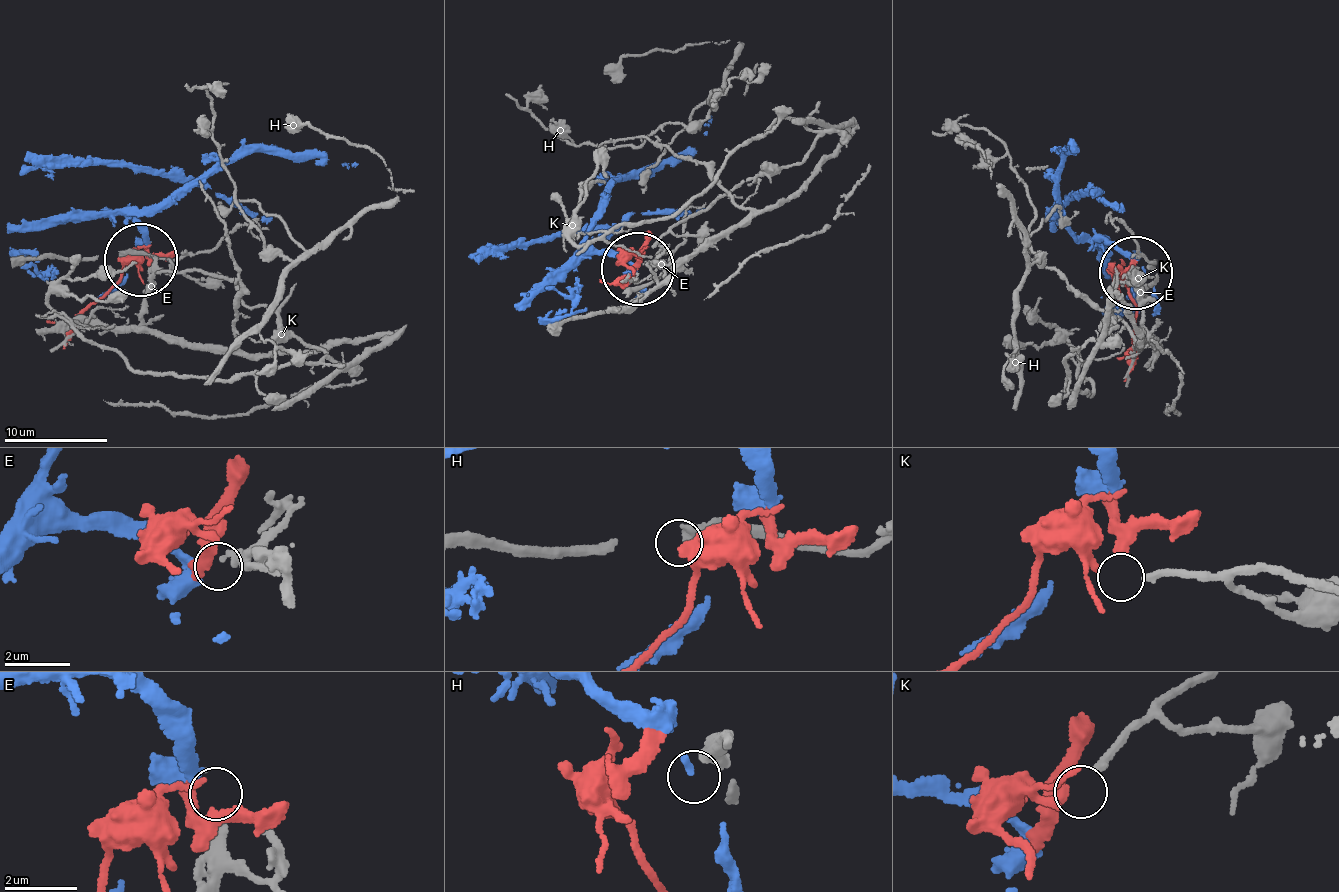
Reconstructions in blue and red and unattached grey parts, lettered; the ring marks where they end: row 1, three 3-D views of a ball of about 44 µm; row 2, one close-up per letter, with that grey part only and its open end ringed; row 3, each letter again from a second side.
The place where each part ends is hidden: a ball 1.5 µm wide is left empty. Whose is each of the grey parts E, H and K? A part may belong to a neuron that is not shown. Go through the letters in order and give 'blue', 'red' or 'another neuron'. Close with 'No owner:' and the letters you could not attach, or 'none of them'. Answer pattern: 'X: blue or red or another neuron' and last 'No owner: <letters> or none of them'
E: blue
H: another neuron
K: red
No owner: H

